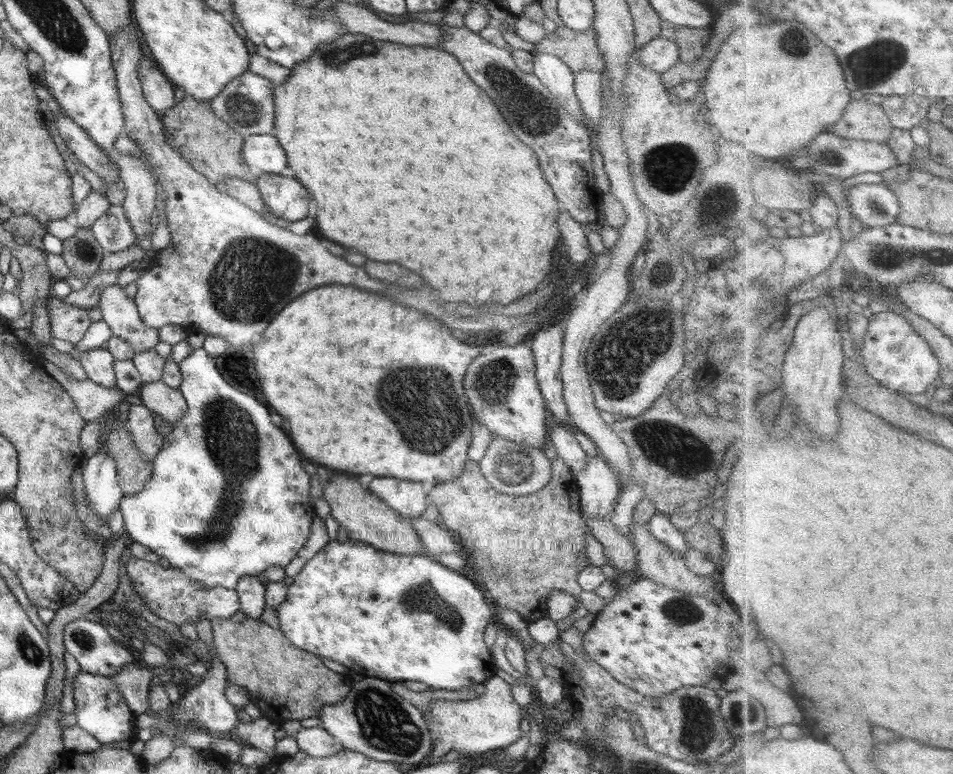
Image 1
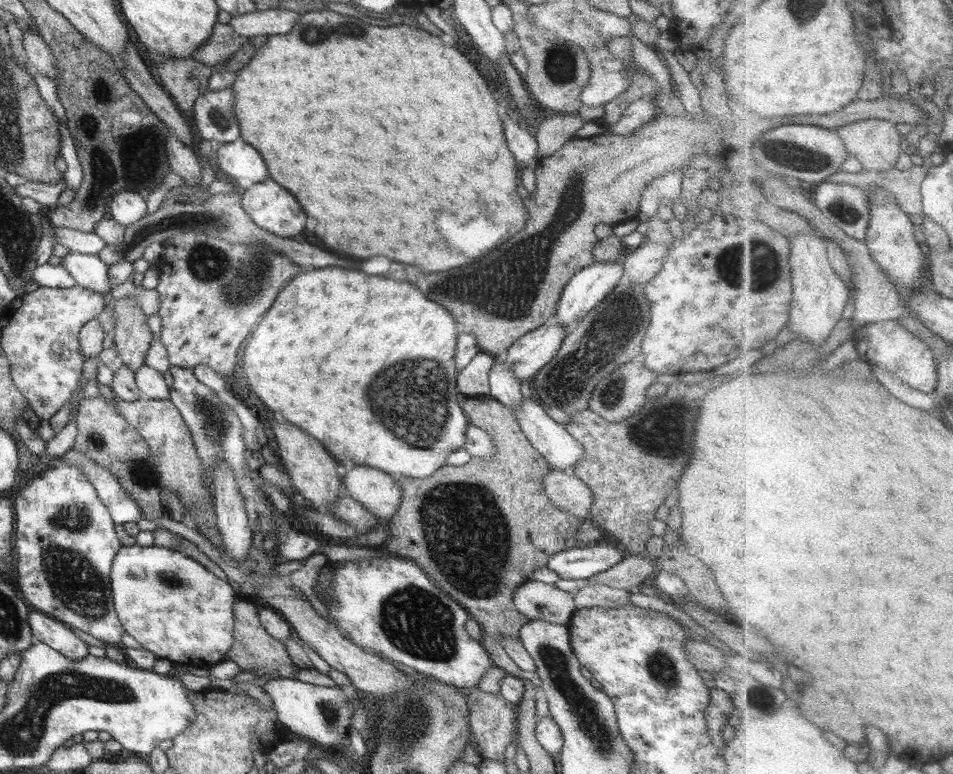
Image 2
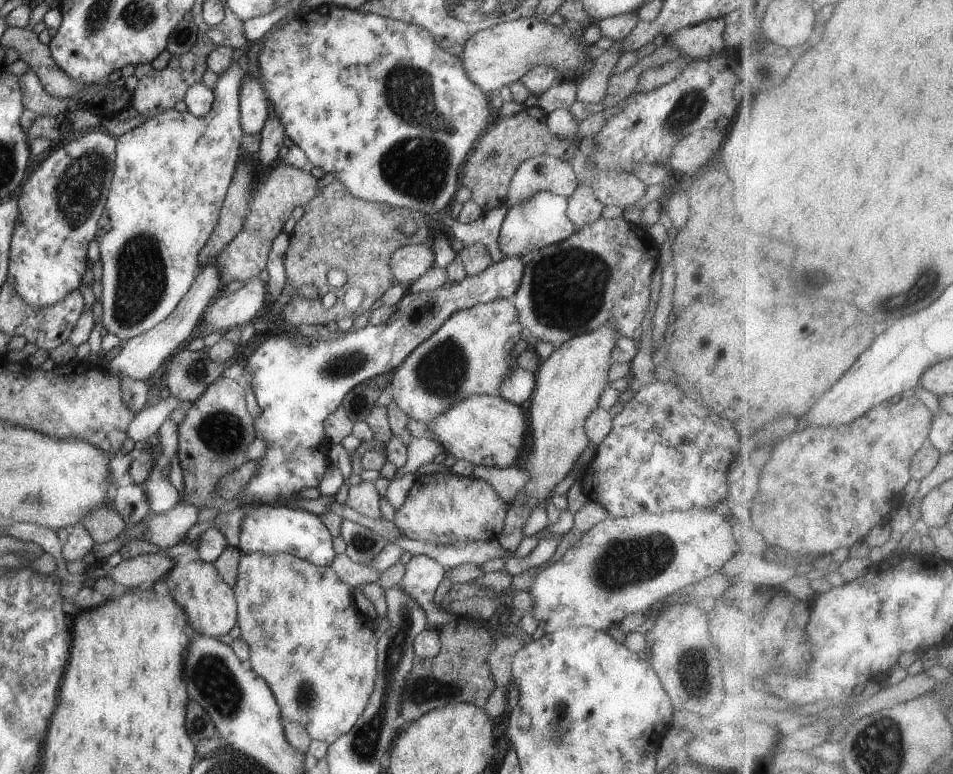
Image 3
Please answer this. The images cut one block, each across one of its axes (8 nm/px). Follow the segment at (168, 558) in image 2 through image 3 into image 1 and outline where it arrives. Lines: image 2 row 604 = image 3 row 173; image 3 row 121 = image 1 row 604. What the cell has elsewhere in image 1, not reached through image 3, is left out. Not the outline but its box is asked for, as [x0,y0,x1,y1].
[123,554,241,627]

